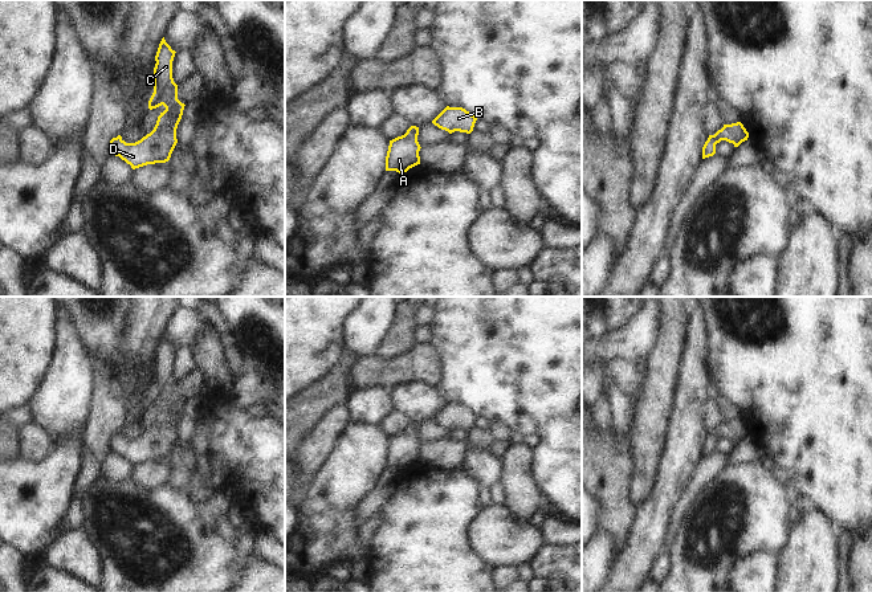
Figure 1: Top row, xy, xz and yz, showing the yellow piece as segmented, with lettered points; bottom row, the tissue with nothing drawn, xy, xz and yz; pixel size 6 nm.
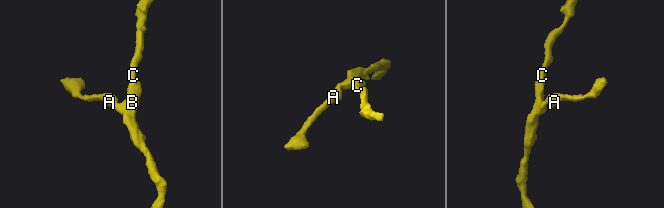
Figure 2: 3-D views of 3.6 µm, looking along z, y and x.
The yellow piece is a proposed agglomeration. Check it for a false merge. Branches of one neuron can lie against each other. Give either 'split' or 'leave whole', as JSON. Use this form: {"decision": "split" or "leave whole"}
{"decision": "leave whole"}

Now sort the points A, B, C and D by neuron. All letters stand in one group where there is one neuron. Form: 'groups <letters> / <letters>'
groups A B C D

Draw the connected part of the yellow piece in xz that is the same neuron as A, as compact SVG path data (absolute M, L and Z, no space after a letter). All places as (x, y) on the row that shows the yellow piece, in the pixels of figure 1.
M411 126L407 132L390 140L386 171L407 172L409 168L420 164L420 144L417 142L419 127Z

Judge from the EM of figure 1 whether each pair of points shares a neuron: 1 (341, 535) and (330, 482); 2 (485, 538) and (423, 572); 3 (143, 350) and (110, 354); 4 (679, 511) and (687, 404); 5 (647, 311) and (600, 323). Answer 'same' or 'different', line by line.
1: same
2: different
3: different
4: different
5: different

